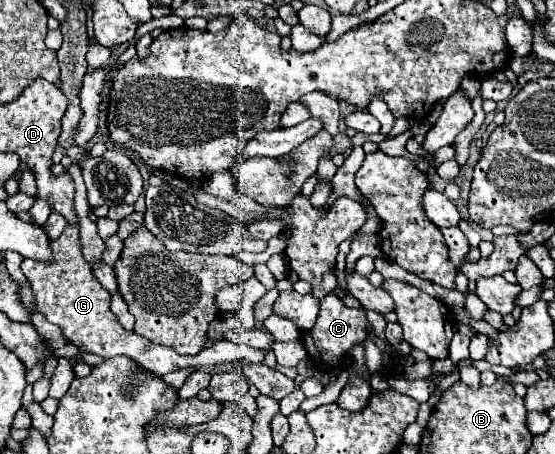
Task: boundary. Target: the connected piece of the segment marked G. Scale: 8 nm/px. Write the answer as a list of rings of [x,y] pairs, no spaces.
[[[68,224],[56,240],[50,240],[50,248],[52,248],[50,262],[24,260],[22,272],[34,292],[34,310],[40,312],[48,322],[56,324],[62,330],[62,334],[80,350],[98,354],[102,358],[114,358],[124,354],[138,360],[140,364],[144,364],[144,368],[150,368],[160,376],[184,368],[214,366],[228,360],[246,359],[254,363],[264,361],[266,350],[254,349],[244,344],[236,345],[226,340],[216,342],[196,356],[180,356],[170,348],[156,346],[154,342],[138,336],[136,332],[124,330],[110,310],[110,294],[92,276],[90,264],[82,256],[80,228],[76,224]]]

